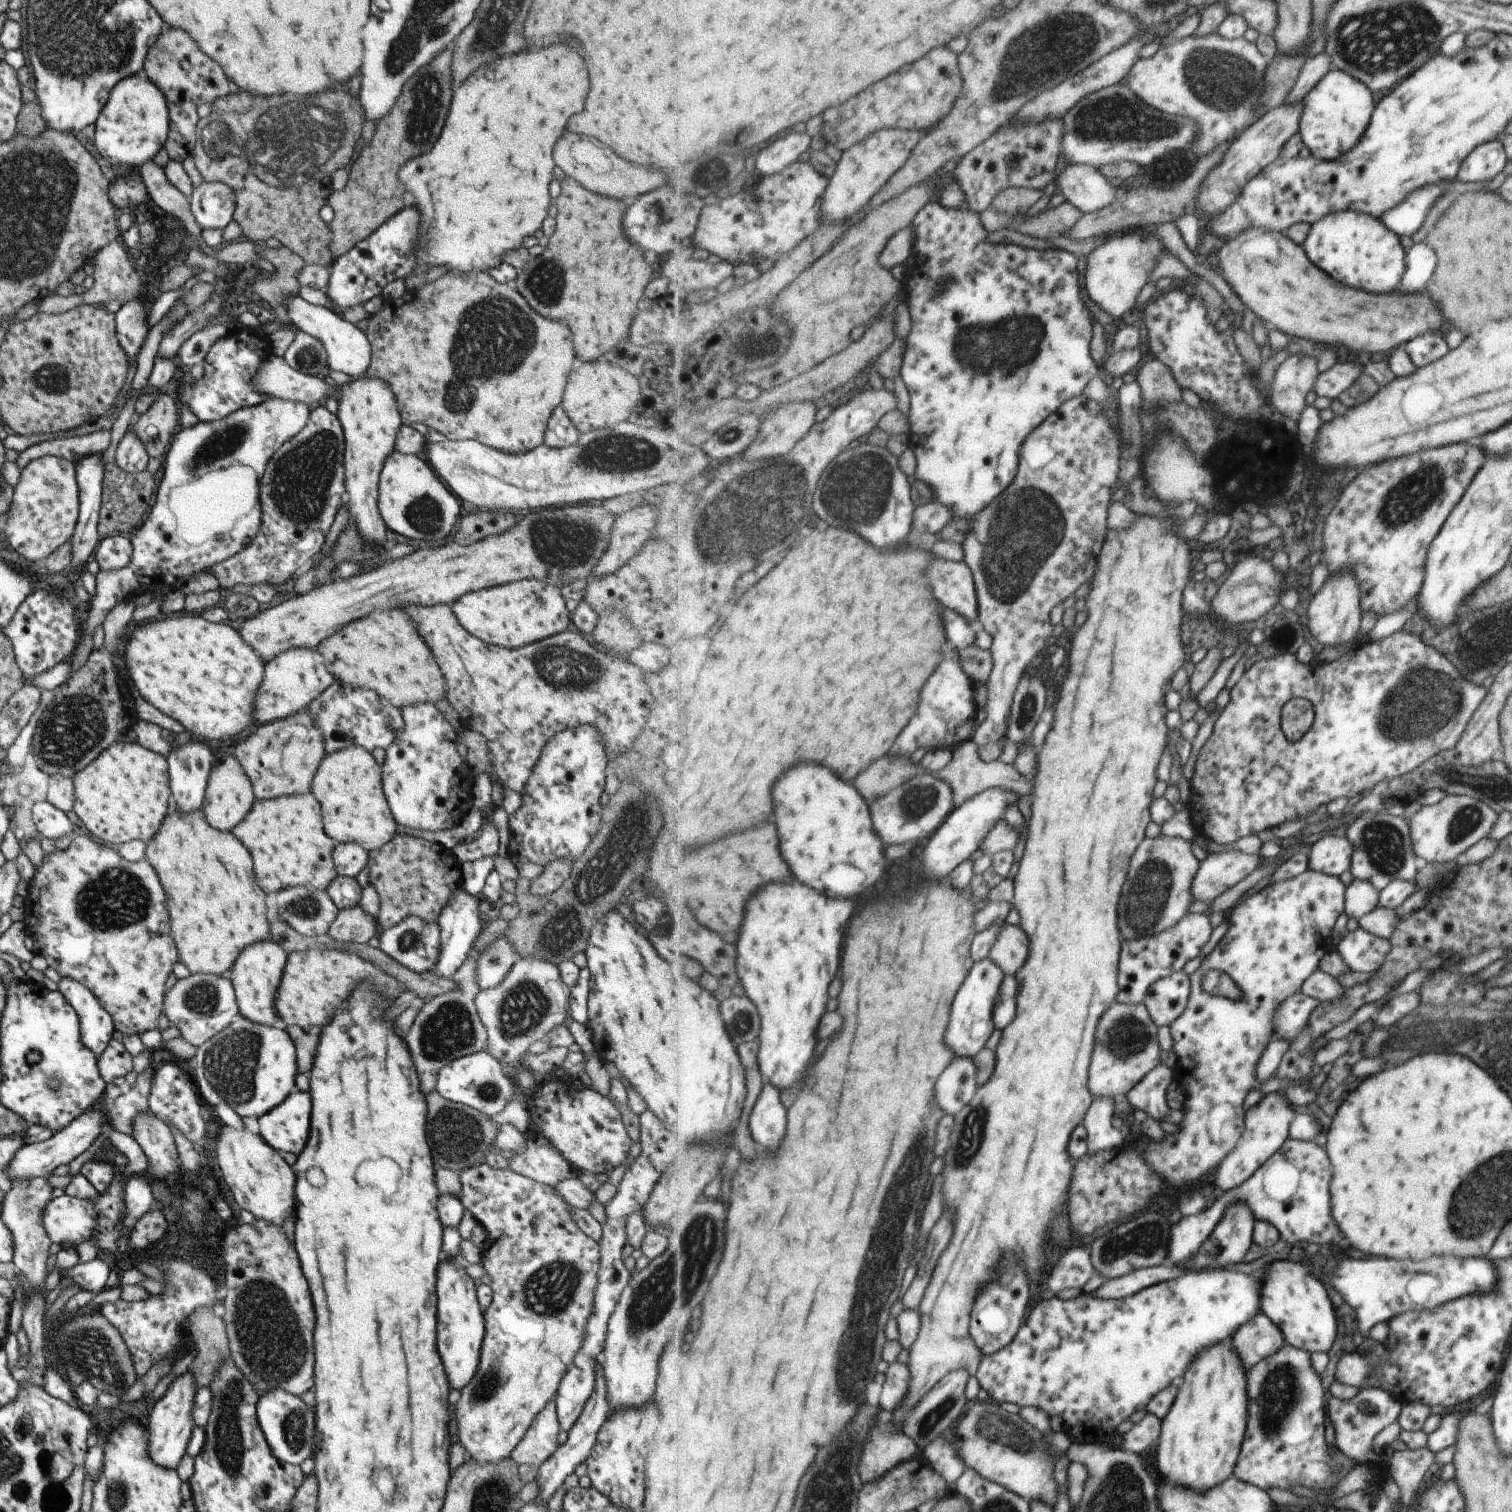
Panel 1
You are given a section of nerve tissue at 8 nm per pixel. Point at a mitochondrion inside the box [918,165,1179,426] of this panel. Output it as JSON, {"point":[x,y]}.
{"point":[1006,347]}

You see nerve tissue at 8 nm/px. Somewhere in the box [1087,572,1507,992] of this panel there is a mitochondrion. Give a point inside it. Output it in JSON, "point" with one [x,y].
{"point":[1429,699]}

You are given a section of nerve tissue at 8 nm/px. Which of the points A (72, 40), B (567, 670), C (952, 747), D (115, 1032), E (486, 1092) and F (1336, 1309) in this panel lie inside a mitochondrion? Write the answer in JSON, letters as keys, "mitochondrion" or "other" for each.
{"A":"mitochondrion","B":"mitochondrion","C":"other","D":"other","E":"mitochondrion","F":"other"}

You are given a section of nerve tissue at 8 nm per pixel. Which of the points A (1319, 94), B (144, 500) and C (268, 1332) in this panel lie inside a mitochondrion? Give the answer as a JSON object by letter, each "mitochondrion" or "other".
{"A":"other","B":"other","C":"mitochondrion"}

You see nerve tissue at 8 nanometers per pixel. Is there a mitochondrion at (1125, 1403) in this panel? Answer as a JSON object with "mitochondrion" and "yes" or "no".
{"mitochondrion":"no"}

